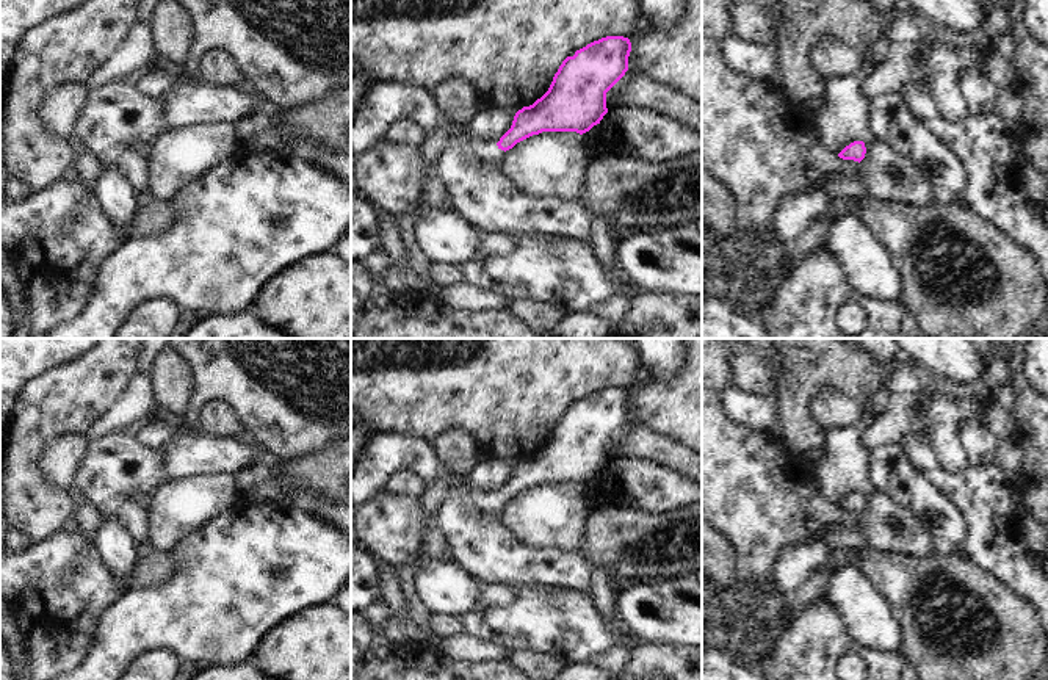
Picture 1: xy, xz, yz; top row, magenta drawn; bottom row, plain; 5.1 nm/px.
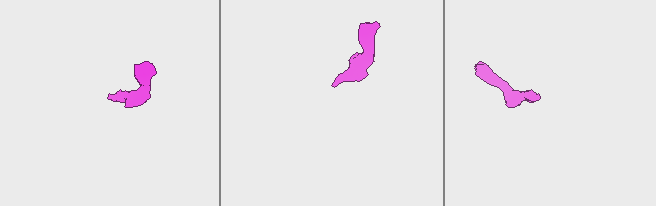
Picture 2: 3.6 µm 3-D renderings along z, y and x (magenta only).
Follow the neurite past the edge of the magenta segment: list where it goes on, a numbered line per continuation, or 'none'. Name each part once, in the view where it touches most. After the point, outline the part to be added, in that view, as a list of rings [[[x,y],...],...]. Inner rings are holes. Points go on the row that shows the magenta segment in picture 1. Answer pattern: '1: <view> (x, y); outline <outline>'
1: xz (386, 102); outline [[[376,81],[359,103],[351,122],[351,154],[360,154],[378,144],[399,119],[414,121],[426,133],[434,130],[445,133],[479,160],[501,160],[506,154],[497,144],[470,136],[467,122],[457,122],[445,114],[429,89],[395,81]]]

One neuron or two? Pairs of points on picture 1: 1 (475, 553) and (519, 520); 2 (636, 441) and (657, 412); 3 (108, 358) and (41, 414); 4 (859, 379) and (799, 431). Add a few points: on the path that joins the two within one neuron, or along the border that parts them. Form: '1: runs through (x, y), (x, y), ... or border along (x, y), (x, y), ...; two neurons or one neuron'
1: border along (498, 511), (503, 524), (520, 541), (539, 547); two neurons
2: border along (628, 419), (661, 434), (669, 434), (679, 444); two neurons
3: runs through (91, 375), (65, 401), (58, 403); one neuron
4: runs through (837, 379), (820, 379), (799, 400), (799, 409); one neuron

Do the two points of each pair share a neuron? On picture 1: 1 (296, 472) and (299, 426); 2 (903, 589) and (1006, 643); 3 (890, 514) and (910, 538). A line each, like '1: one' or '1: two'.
1: two
2: one
3: one

